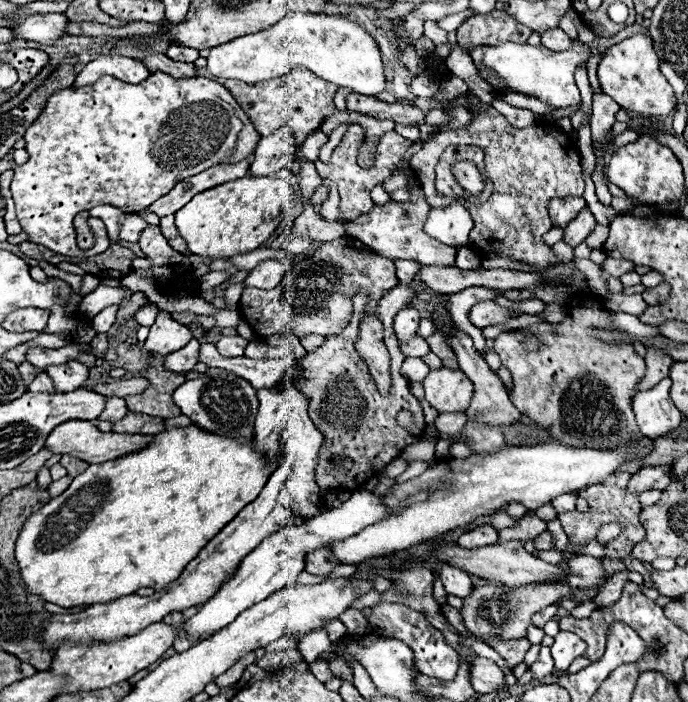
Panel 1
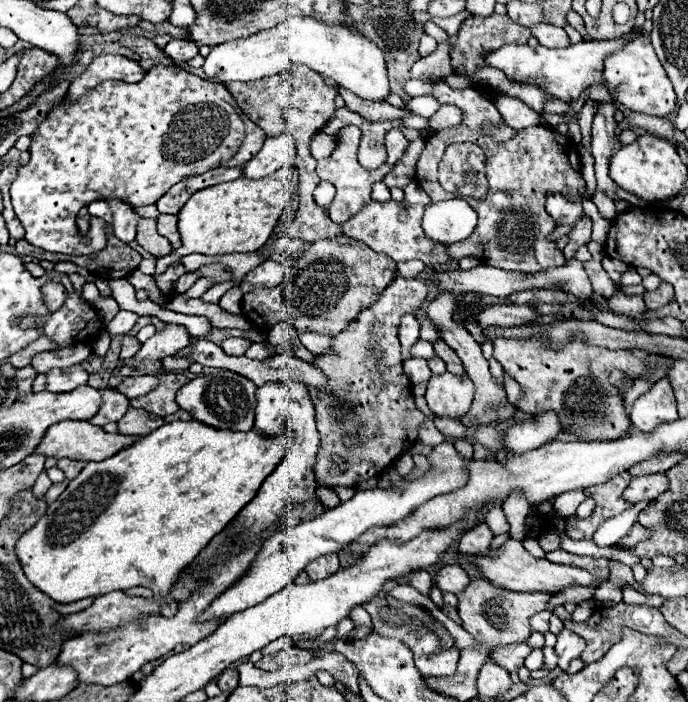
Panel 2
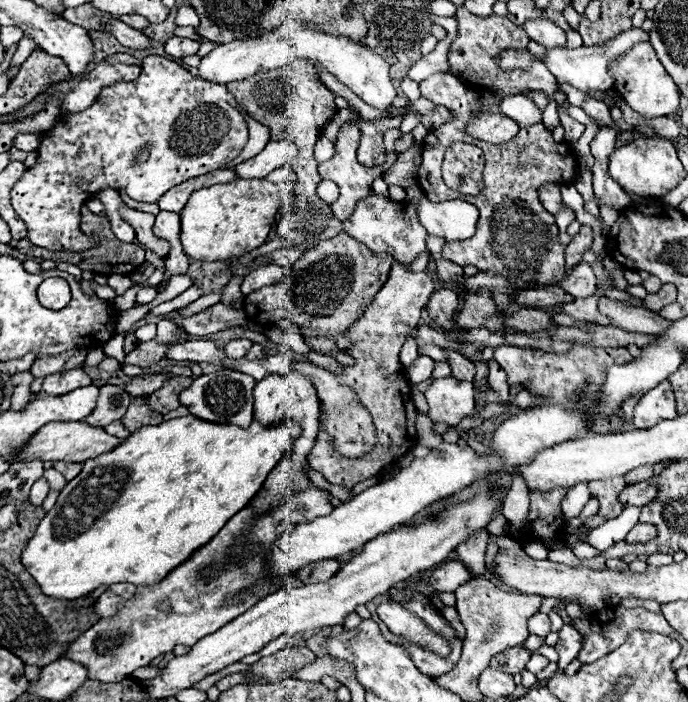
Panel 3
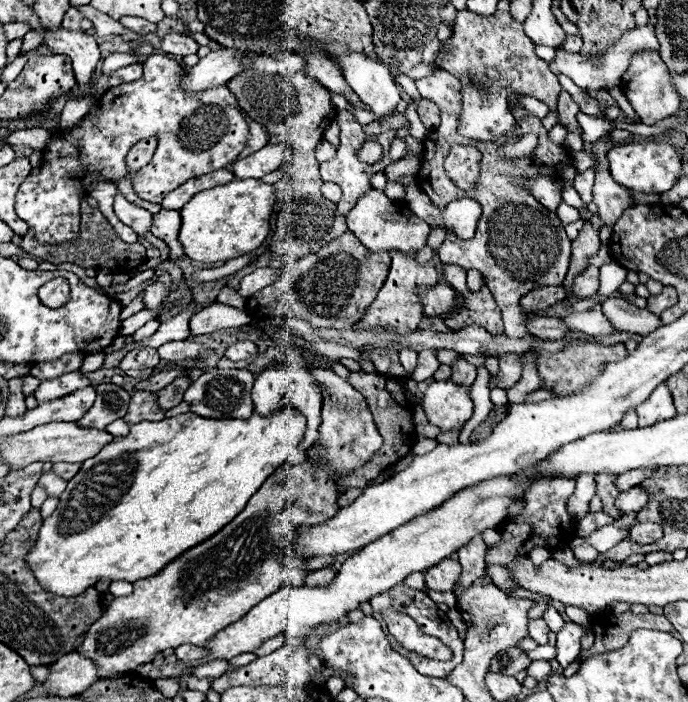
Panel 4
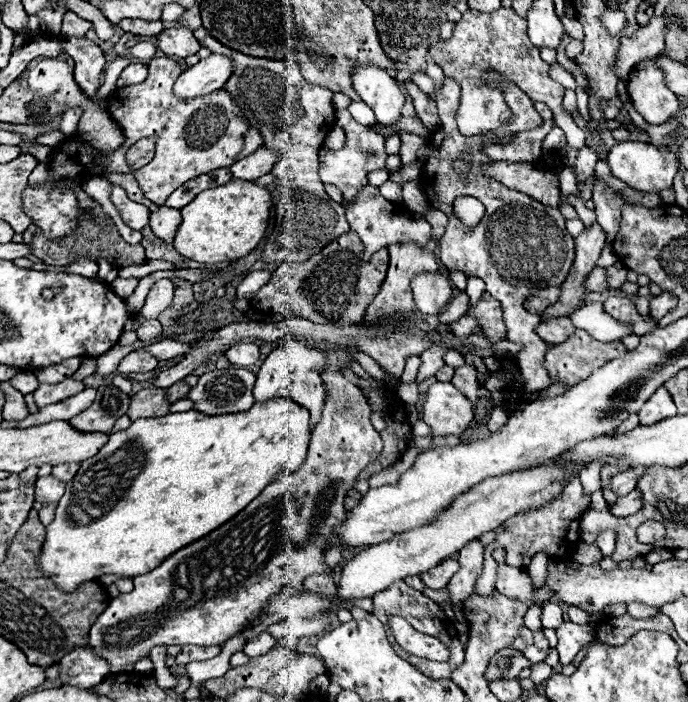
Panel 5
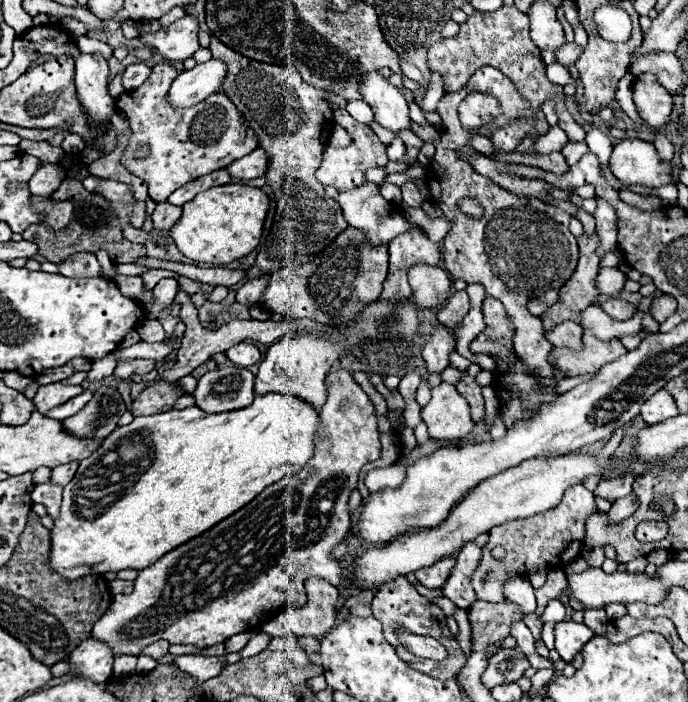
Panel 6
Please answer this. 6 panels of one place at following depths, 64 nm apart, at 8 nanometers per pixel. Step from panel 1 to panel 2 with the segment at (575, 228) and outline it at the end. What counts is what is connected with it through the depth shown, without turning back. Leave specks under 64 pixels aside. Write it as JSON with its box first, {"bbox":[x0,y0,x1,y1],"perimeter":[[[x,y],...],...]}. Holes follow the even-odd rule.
{"bbox":[564,214,592,260],"perimeter":[[[584,214],[584,216],[572,226],[572,230],[568,232],[568,246],[566,246],[566,250],[564,250],[566,260],[572,260],[572,258],[574,258],[574,252],[576,252],[580,246],[584,246],[584,244],[590,242],[590,234],[592,234],[592,220],[590,220],[590,216]]]}

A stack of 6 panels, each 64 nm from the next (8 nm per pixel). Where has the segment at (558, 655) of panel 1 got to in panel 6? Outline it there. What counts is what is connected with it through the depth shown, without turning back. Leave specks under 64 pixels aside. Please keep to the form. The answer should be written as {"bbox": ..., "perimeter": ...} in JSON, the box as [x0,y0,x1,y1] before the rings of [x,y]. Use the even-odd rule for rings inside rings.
{"bbox":[554,622,596,662],"perimeter":[[[576,622],[556,624],[554,634],[556,634],[556,650],[564,662],[572,662],[574,656],[586,646],[586,642],[590,642],[596,636],[594,630]]]}

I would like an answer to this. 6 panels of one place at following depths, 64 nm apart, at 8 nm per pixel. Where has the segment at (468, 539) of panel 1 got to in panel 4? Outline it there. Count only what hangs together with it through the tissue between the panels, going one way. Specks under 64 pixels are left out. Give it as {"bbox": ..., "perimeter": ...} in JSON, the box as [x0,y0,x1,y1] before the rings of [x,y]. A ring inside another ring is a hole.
{"bbox":[454,534,488,590],"perimeter":[[[478,534],[466,546],[462,546],[458,550],[458,560],[462,564],[462,578],[460,578],[460,582],[458,582],[458,586],[454,590],[472,586],[472,582],[476,578],[482,578],[484,576],[484,570],[486,570],[486,562],[484,562],[486,548],[488,546],[484,544],[482,534]]]}

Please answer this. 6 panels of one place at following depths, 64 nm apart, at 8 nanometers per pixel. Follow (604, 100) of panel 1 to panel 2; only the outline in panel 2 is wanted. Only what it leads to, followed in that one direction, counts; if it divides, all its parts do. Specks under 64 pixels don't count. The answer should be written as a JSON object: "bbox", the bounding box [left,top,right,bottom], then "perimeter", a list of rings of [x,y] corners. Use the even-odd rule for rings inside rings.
{"bbox":[590,102,618,200],"perimeter":[[[598,102],[592,122],[592,142],[590,142],[590,150],[596,160],[594,168],[596,168],[598,190],[606,192],[614,200],[618,200],[618,196],[614,192],[616,184],[608,178],[608,160],[614,154],[616,146],[616,120],[614,120],[616,110],[618,108],[614,102]]]}

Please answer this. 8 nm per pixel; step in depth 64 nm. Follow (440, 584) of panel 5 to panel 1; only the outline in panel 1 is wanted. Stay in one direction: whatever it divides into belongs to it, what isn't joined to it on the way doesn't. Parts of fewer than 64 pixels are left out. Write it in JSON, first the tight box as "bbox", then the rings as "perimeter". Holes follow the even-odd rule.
{"bbox":[440,566,472,598],"perimeter":[[[442,566],[440,568],[440,580],[442,580],[446,592],[452,594],[452,596],[466,598],[472,592],[470,576],[462,570],[454,570],[452,566]]]}

